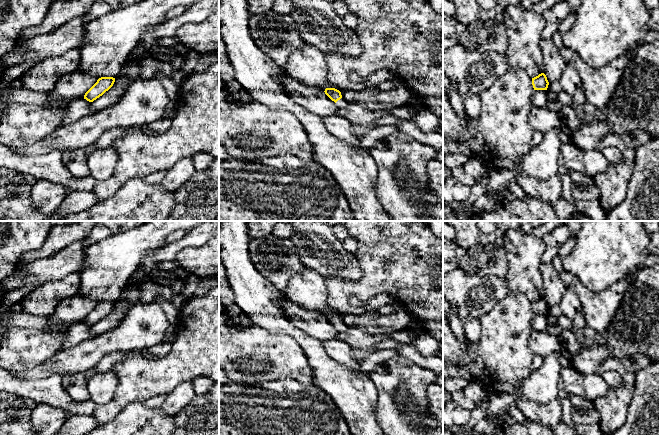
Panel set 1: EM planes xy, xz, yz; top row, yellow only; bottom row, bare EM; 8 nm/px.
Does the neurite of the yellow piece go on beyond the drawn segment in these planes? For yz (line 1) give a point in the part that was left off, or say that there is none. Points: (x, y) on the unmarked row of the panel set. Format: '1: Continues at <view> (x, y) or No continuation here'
1: No continuation here

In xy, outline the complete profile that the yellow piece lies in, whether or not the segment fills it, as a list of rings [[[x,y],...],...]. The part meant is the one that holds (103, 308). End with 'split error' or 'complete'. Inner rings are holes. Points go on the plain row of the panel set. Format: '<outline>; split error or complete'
[[[101,301],[97,306],[85,317],[84,323],[89,326],[93,326],[106,315],[108,315],[114,308],[115,302],[113,301]]]; complete

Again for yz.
[[[544,297],[532,302],[532,309],[534,314],[547,314],[549,306]]]; complete

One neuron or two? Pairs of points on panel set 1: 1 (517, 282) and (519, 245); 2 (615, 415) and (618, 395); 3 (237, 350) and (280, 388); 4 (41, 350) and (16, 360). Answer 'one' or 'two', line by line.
1: one
2: one
3: two
4: one

